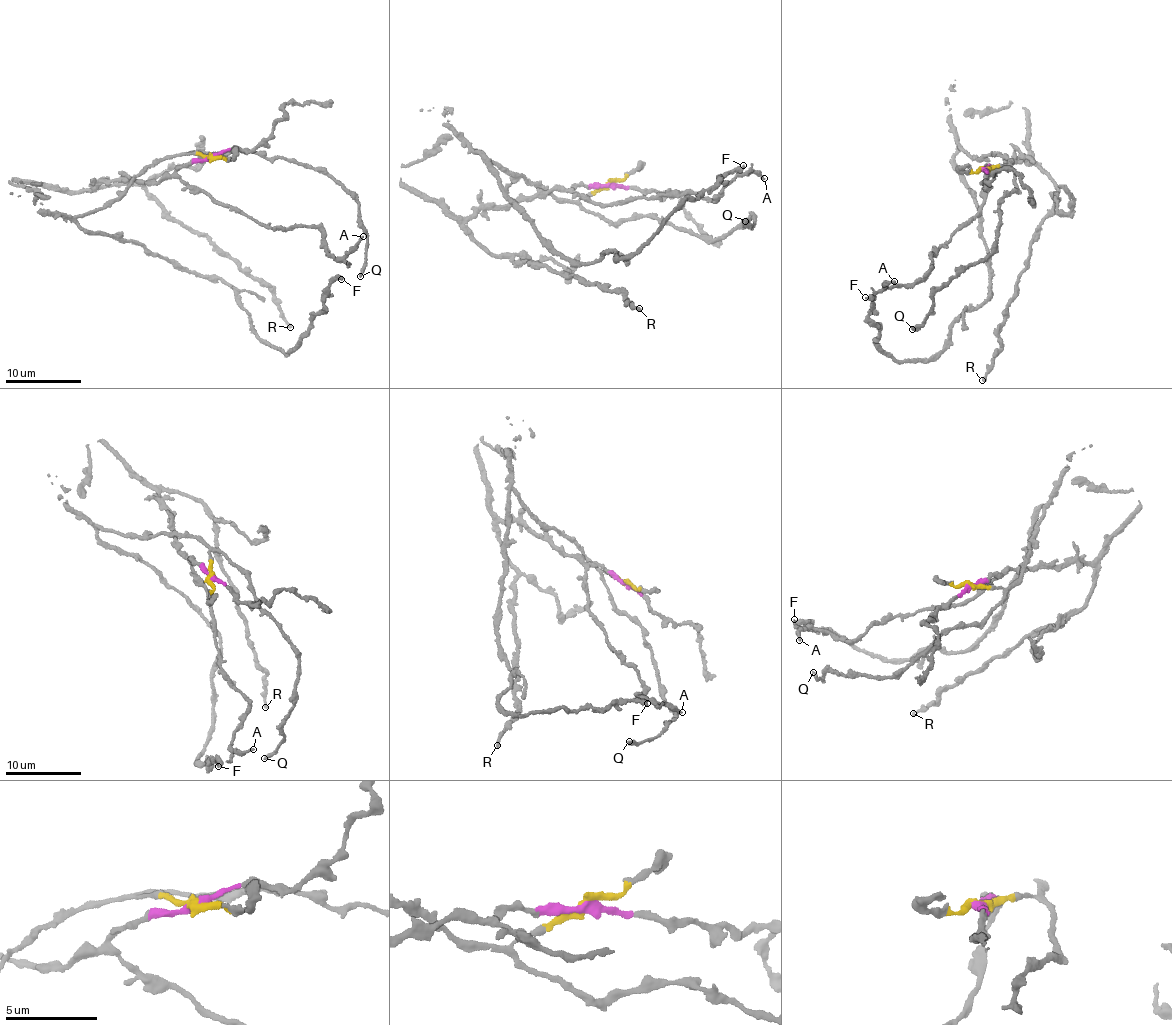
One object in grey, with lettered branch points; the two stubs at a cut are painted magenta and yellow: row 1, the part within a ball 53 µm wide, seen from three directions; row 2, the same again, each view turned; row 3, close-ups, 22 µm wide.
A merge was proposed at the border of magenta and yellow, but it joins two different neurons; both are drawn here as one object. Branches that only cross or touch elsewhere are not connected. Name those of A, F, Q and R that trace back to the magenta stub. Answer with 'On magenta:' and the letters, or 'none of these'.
On magenta: A, R

